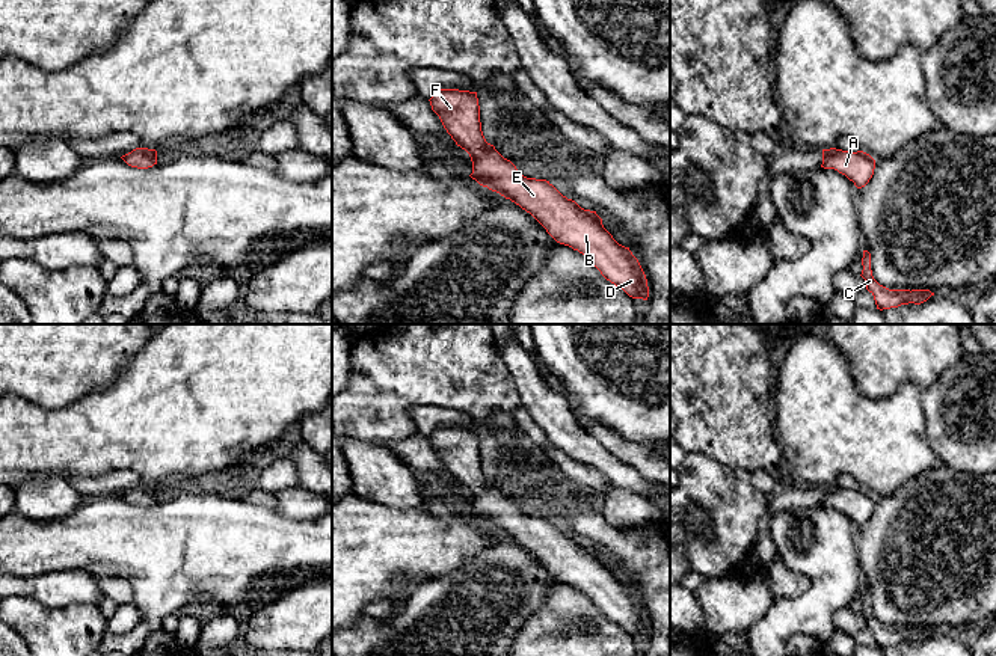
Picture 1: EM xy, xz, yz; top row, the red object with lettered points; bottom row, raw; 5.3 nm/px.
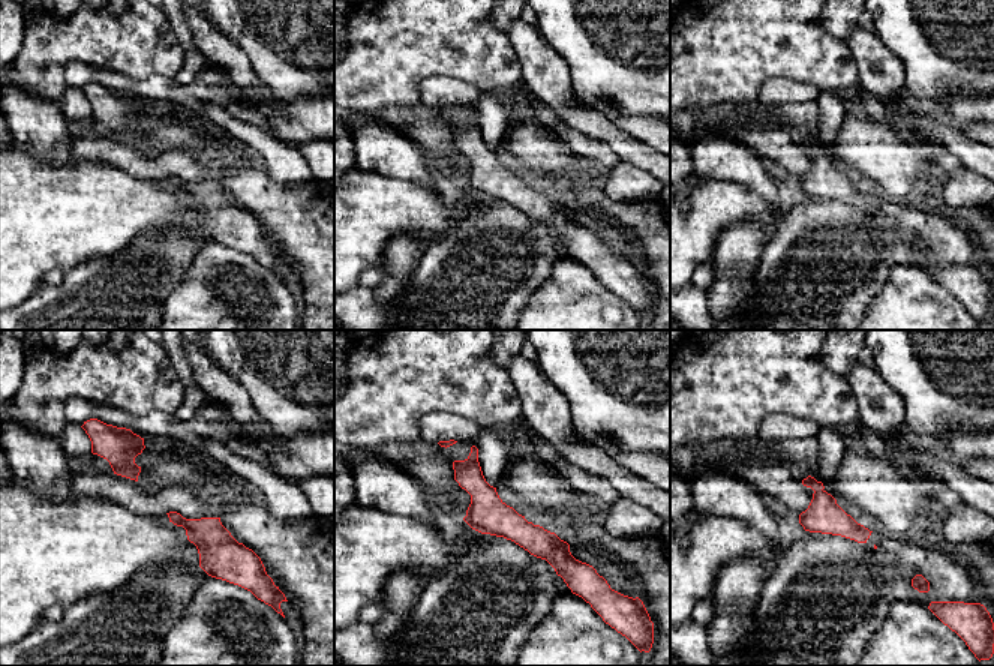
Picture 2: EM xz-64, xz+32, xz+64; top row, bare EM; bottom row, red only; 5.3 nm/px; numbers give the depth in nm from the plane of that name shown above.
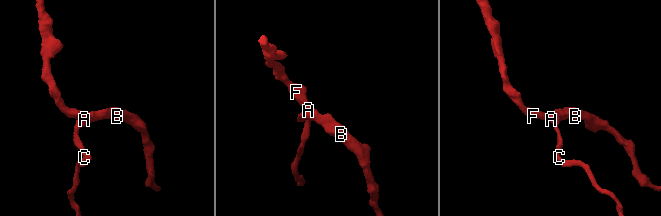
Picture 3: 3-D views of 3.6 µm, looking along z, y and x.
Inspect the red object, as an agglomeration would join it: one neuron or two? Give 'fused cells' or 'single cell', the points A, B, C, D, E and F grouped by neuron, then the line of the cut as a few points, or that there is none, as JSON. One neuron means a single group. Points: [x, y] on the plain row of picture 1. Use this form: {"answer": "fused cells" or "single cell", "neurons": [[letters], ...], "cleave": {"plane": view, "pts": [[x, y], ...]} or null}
{"answer": "single cell", "neurons": [["A", "B", "C", "D", "E", "F"]], "cleave": null}

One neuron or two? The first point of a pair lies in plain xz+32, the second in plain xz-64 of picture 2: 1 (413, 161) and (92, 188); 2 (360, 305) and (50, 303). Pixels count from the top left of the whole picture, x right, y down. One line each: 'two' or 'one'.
1: two
2: one

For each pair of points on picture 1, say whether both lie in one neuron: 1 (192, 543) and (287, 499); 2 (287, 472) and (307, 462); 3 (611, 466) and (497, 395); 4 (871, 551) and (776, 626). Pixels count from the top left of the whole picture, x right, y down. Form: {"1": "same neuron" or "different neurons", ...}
{"1": "different neurons", "2": "different neurons", "3": "different neurons", "4": "different neurons"}

